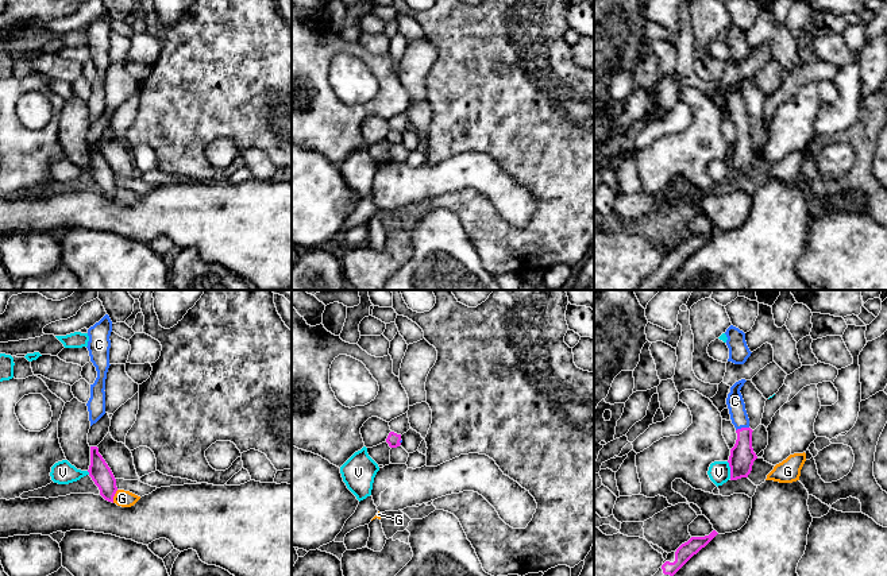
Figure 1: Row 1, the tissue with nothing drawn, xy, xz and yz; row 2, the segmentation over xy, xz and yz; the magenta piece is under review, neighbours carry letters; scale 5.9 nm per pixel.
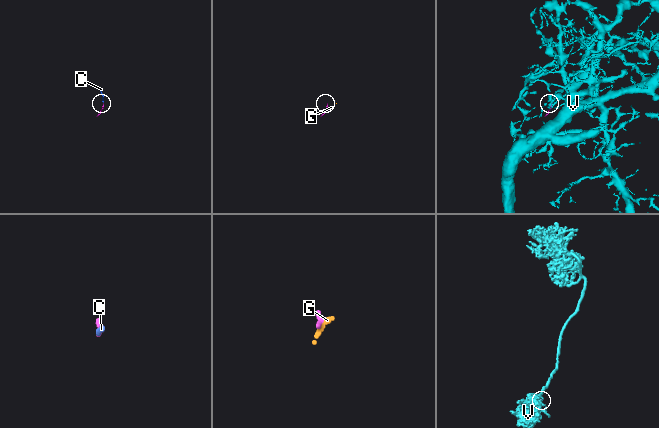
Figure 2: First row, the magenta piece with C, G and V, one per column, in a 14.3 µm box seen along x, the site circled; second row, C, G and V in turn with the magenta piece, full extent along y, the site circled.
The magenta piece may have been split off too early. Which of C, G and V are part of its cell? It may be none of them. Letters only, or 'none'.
C

